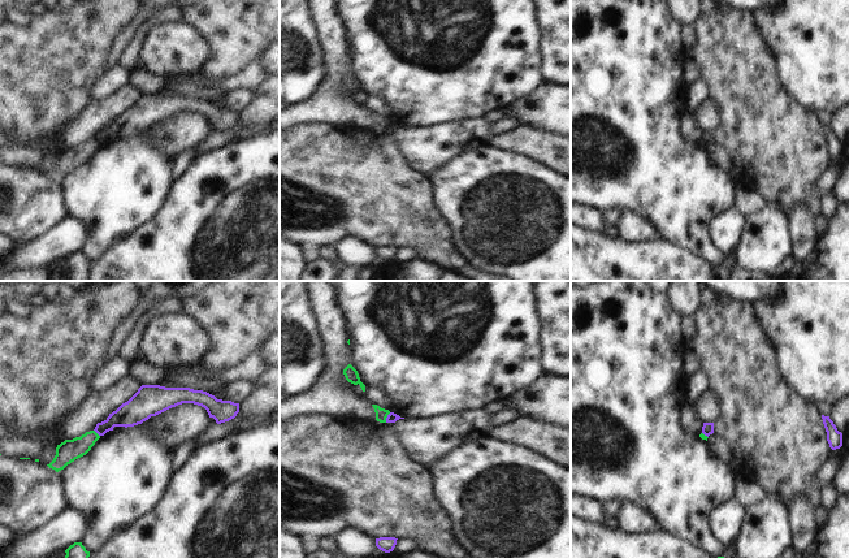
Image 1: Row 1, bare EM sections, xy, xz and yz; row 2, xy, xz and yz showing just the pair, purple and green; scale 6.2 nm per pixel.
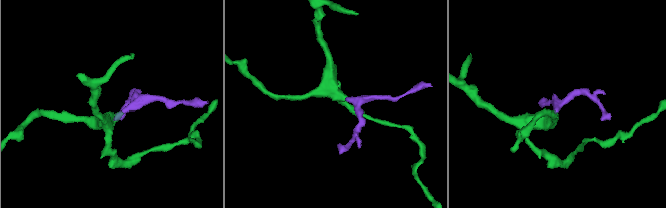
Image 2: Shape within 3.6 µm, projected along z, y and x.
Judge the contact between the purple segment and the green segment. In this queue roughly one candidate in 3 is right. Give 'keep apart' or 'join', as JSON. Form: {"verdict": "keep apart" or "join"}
{"verdict": "keep apart"}

